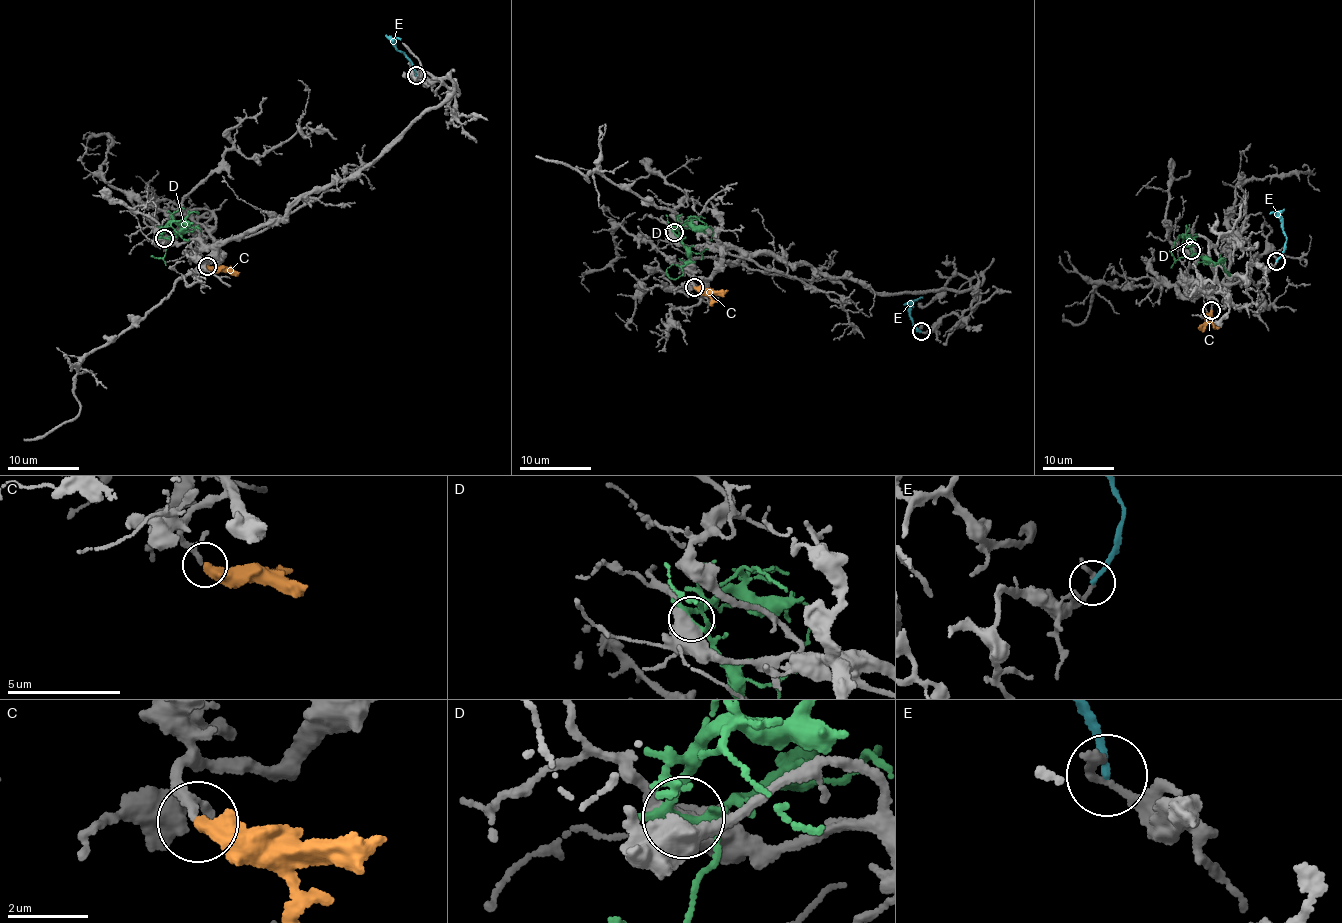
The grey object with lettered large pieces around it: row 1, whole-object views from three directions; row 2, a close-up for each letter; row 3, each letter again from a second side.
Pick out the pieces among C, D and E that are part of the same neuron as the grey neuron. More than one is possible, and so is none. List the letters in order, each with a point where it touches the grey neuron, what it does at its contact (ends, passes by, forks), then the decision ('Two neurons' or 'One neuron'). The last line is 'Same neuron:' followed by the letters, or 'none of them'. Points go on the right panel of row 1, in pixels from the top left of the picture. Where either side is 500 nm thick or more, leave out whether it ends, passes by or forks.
C: Touches grey at (1211, 310). It ends there. One neuron
D: Touches grey at (1191, 250). Two neurons
E: Touches grey at (1276, 261). It ends there. Two neurons
Same neuron: C

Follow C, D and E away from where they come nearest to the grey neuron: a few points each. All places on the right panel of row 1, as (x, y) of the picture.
C: (1212, 310), (1203, 325), (1198, 327)
D: (1191, 250), (1205, 259), (1223, 263), (1229, 273)
E: (1277, 261), (1286, 238), (1278, 215), (1268, 214)

